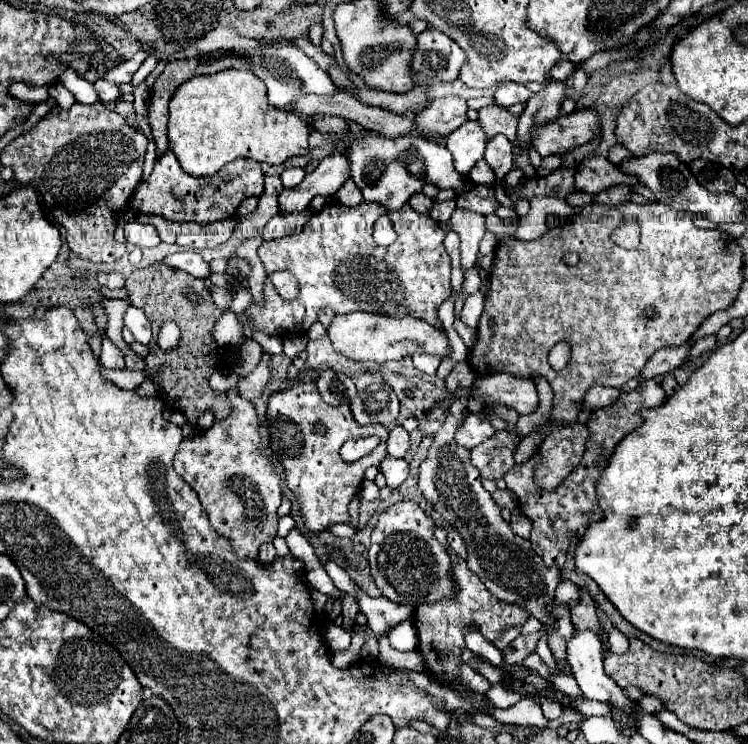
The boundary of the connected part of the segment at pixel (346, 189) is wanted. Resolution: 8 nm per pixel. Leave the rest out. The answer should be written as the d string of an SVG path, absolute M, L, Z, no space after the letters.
M347 180L347 182L339 188L339 192L335 194L335 200L337 200L339 204L343 204L343 206L355 208L355 206L359 206L359 204L363 202L363 196L361 196L359 188L357 188L351 180Z

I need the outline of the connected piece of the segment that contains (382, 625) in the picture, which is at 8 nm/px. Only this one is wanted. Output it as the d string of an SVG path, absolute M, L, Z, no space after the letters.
M363 590L357 592L361 612L367 616L367 626L375 634L389 634L399 622L409 620L413 616L413 606L393 604L387 598L369 598Z

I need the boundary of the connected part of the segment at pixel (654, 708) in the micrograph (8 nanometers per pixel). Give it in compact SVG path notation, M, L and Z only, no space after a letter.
M643 696L643 698L639 700L639 706L641 706L645 712L649 712L649 714L657 714L659 710L663 710L661 700L655 698L655 696Z

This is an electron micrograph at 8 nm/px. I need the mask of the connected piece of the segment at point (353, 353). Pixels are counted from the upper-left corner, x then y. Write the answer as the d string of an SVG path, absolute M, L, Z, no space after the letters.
M351 312L347 316L335 314L331 326L327 326L327 336L335 348L335 352L343 354L355 362L389 362L405 356L413 356L417 352L435 354L439 358L449 356L449 340L447 336L431 336L431 326L417 318L389 318L379 314Z

